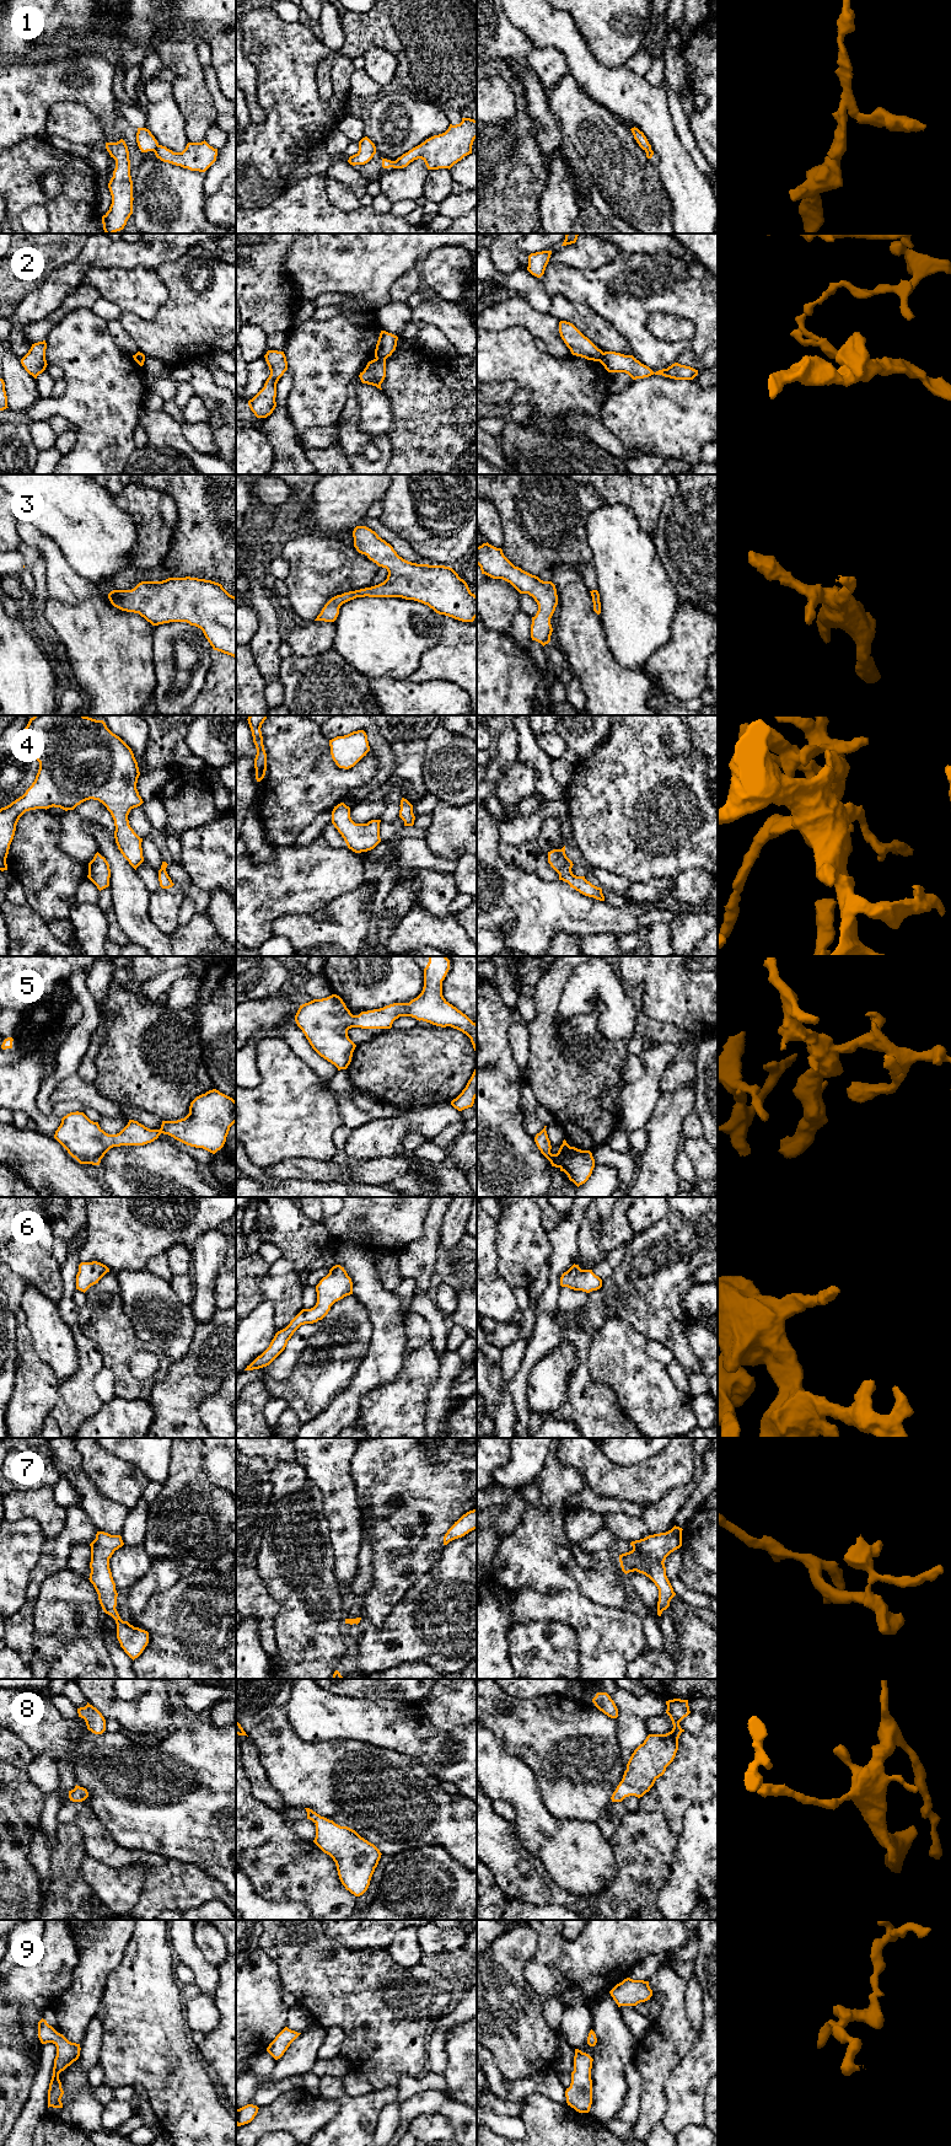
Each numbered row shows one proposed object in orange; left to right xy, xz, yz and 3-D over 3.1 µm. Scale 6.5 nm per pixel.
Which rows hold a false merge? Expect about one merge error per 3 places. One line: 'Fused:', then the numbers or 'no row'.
Fused: 1, 2

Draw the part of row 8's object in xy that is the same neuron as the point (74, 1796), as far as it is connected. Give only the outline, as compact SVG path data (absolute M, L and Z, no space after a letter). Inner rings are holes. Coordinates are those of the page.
M75 1786L74 1790L69 1791L69 1798L72 1802L82 1802L88 1797L88 1792L86 1788Z

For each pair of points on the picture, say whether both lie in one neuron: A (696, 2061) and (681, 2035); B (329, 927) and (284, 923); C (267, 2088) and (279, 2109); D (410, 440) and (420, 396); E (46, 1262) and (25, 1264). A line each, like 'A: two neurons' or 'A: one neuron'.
A: two neurons
B: one neuron
C: two neurons
D: one neuron
E: one neuron

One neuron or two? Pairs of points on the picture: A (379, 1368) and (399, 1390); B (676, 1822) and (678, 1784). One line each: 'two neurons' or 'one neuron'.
A: two neurons
B: one neuron

